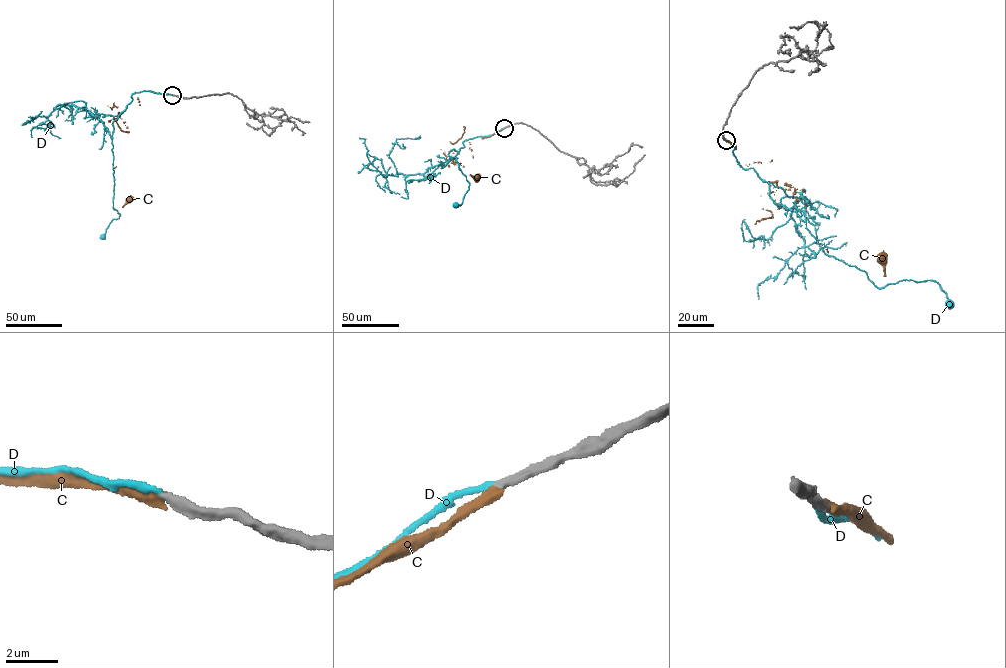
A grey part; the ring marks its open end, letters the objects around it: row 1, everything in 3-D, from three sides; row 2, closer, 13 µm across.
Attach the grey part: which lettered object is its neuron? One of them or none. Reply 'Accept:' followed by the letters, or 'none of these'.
Accept: C

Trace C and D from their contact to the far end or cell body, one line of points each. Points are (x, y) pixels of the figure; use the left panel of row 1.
C: (173, 95), (150, 91), (137, 97), (124, 111), (115, 168), (130, 199)
D: (172, 95), (135, 92), (132, 100), (113, 121), (113, 206), (120, 214), (112, 219), (102, 235)

